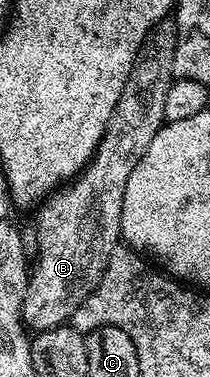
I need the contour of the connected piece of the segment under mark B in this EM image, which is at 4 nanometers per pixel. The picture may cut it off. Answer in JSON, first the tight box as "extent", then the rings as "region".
{"extent":[23,19,176,332],"region":[[[170,19],[163,20],[145,38],[133,62],[133,70],[129,70],[129,82],[125,82],[121,102],[117,102],[117,110],[113,110],[113,118],[109,118],[109,126],[97,146],[95,157],[74,180],[48,196],[42,207],[38,209],[38,212],[40,211],[39,222],[37,222],[39,251],[34,257],[33,267],[29,272],[27,297],[23,303],[23,323],[28,329],[44,332],[50,328],[64,327],[77,310],[77,306],[81,306],[81,302],[85,302],[85,298],[95,289],[97,282],[101,282],[113,250],[120,247],[121,210],[125,202],[125,186],[129,186],[129,174],[133,174],[137,162],[145,158],[145,150],[149,150],[149,142],[153,142],[153,138],[157,138],[157,134],[163,129],[165,94],[169,94],[171,81],[176,79],[173,66],[176,50],[175,25]]]}

